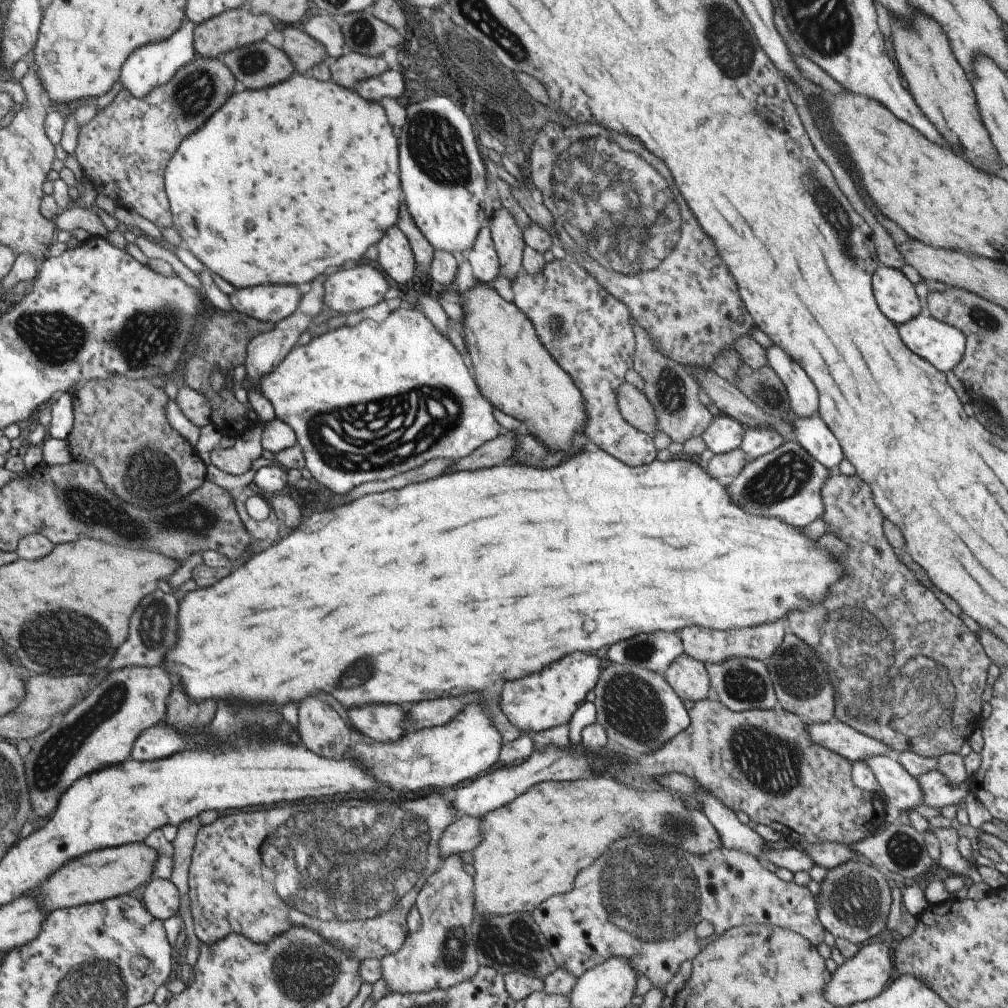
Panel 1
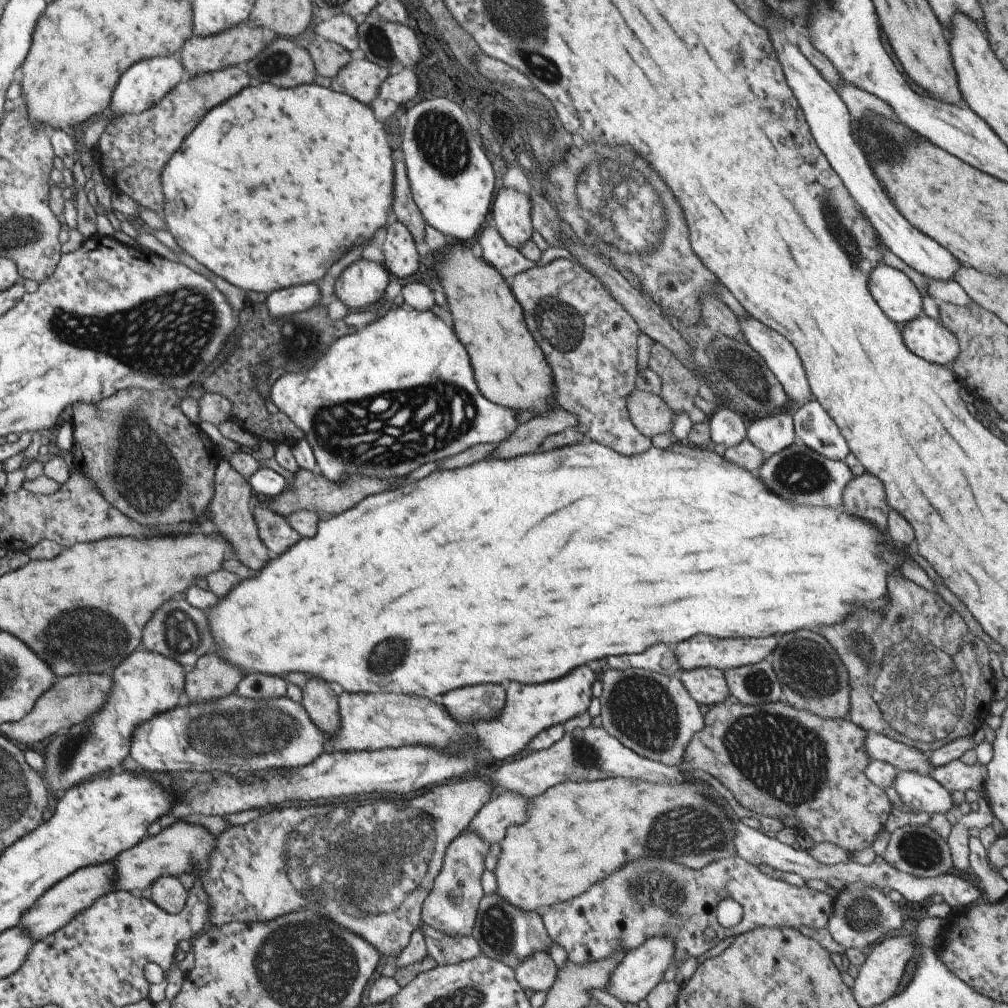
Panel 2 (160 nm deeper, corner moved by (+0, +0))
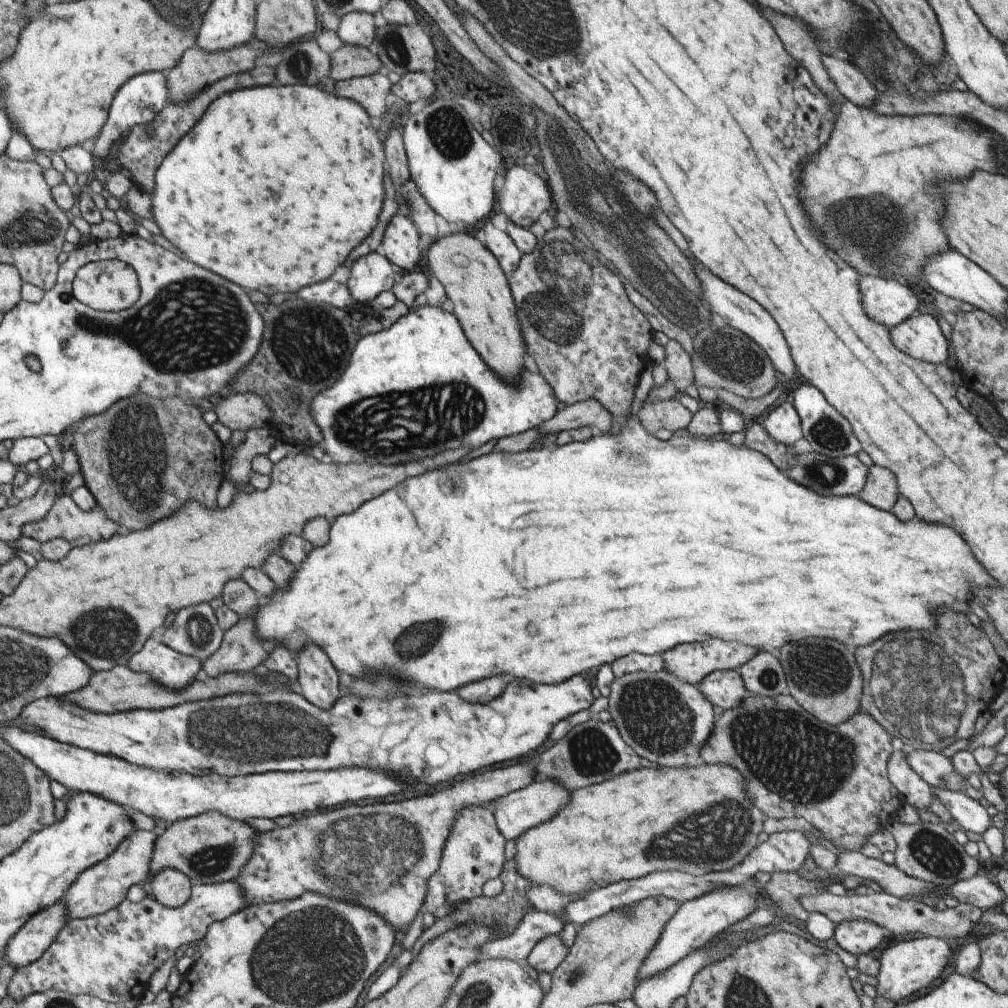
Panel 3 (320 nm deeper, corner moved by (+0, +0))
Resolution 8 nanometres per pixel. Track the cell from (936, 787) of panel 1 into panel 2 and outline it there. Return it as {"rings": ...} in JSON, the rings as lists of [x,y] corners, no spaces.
{"rings":[[[955,759],[948,764],[934,768],[928,776],[947,792],[964,793],[966,790],[972,790],[979,794],[982,791],[983,780],[985,780],[985,766],[976,763],[967,766],[961,760]]]}

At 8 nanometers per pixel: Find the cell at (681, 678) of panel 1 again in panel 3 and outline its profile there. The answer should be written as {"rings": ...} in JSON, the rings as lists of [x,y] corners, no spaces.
{"rings":[[[737,670],[710,672],[697,688],[713,706],[723,711],[736,707],[748,694]]]}

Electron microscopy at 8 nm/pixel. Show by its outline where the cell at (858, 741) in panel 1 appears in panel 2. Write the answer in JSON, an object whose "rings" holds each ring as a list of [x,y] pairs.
{"rings":[[[866,732],[863,750],[865,750],[869,761],[879,760],[895,769],[917,772],[923,776],[928,776],[929,772],[934,770],[929,764],[930,752],[924,753],[921,750],[909,748],[886,735]]]}

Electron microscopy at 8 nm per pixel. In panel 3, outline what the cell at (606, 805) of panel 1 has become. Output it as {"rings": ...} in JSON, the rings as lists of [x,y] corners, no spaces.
{"rings":[[[701,762],[694,767],[639,767],[575,789],[565,808],[553,818],[515,838],[517,872],[529,883],[549,885],[570,895],[638,879],[655,871],[681,871],[698,877],[733,868],[757,845],[765,820],[764,814],[748,801],[744,787],[745,779],[735,768]]]}

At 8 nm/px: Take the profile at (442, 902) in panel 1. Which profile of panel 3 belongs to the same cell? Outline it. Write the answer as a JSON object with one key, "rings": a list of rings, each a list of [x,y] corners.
{"rings":[[[463,805],[453,819],[449,834],[446,836],[438,867],[428,876],[423,908],[431,912],[436,919],[448,915],[454,904],[481,895],[481,886],[490,878],[497,878],[500,875],[505,862],[503,857],[505,842],[489,810],[481,805]]]}

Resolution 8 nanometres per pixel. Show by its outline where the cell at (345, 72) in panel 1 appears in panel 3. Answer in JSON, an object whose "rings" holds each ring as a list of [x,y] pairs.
{"rings":[[[384,71],[336,81],[332,94],[357,103],[371,118],[382,118],[390,82]]]}

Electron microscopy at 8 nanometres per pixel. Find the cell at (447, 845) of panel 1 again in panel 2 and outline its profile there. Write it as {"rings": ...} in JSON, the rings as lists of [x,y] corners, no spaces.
{"rings":[[[513,792],[494,795],[469,820],[465,832],[473,832],[489,845],[501,842],[509,826],[523,824],[527,820],[527,800]]]}

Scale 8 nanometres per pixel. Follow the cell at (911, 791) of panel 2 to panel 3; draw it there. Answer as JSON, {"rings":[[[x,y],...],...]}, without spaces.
{"rings":[[[930,788],[932,798],[937,797],[949,811],[952,820],[963,831],[983,834],[991,826],[991,817],[979,801],[971,799],[964,792]]]}

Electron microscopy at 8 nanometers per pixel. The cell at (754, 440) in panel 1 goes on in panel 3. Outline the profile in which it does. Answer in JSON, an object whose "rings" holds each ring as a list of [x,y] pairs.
{"rings":[[[783,402],[773,408],[761,425],[777,442],[787,447],[802,437],[800,420],[791,402]]]}

